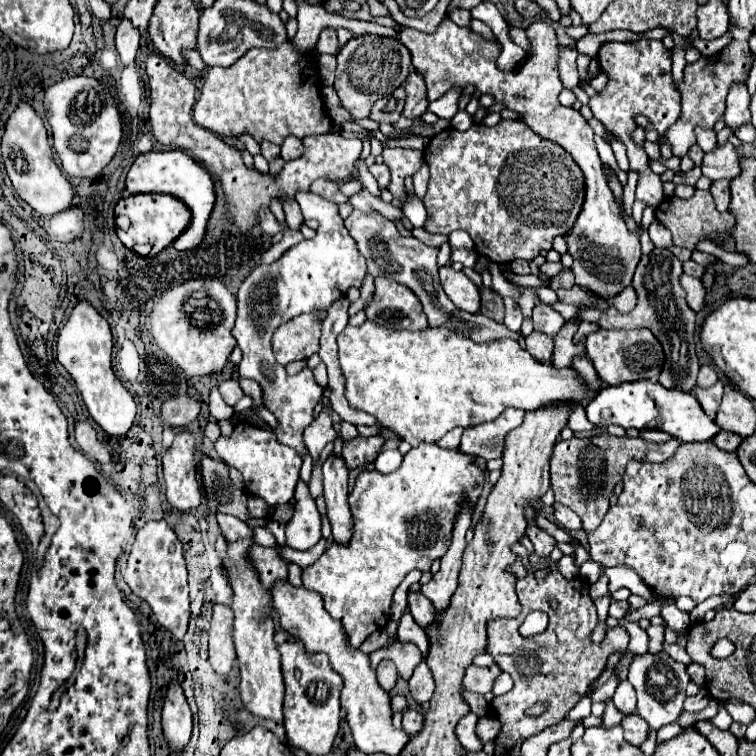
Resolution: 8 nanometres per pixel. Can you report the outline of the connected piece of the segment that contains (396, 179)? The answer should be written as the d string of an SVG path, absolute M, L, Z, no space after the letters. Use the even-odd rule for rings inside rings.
M384 148L382 156L390 168L391 180L388 189L393 196L392 204L402 208L404 196L406 196L404 180L408 176L414 176L420 170L420 166L424 164L424 154L422 154L422 150Z

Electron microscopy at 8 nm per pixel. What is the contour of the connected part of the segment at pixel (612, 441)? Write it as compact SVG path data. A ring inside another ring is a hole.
M610 434L594 438L558 440L550 458L550 480L556 502L574 510L582 518L586 532L594 532L610 506L608 498L614 494L614 486L622 480L626 464L632 460L648 460L654 464L662 464L676 452L678 444L680 442L676 438L666 444L652 444L642 438L616 438Z

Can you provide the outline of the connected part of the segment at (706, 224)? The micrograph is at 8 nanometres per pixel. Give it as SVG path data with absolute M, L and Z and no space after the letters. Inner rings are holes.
M696 190L696 194L688 200L682 200L682 198L676 198L676 196L662 200L660 206L656 208L656 220L672 232L676 246L696 250L696 244L702 242L702 240L710 240L710 234L714 234L714 236L724 234L726 240L724 240L724 244L720 244L720 248L724 248L726 252L736 252L736 244L730 236L732 228L736 226L736 218L732 216L730 210L716 212L716 204L712 200L710 190Z

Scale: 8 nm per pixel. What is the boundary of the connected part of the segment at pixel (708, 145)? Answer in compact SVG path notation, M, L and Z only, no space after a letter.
M698 128L696 130L696 138L698 138L698 146L704 152L710 152L710 150L714 150L718 146L716 144L716 132L714 130L702 130L702 128Z

